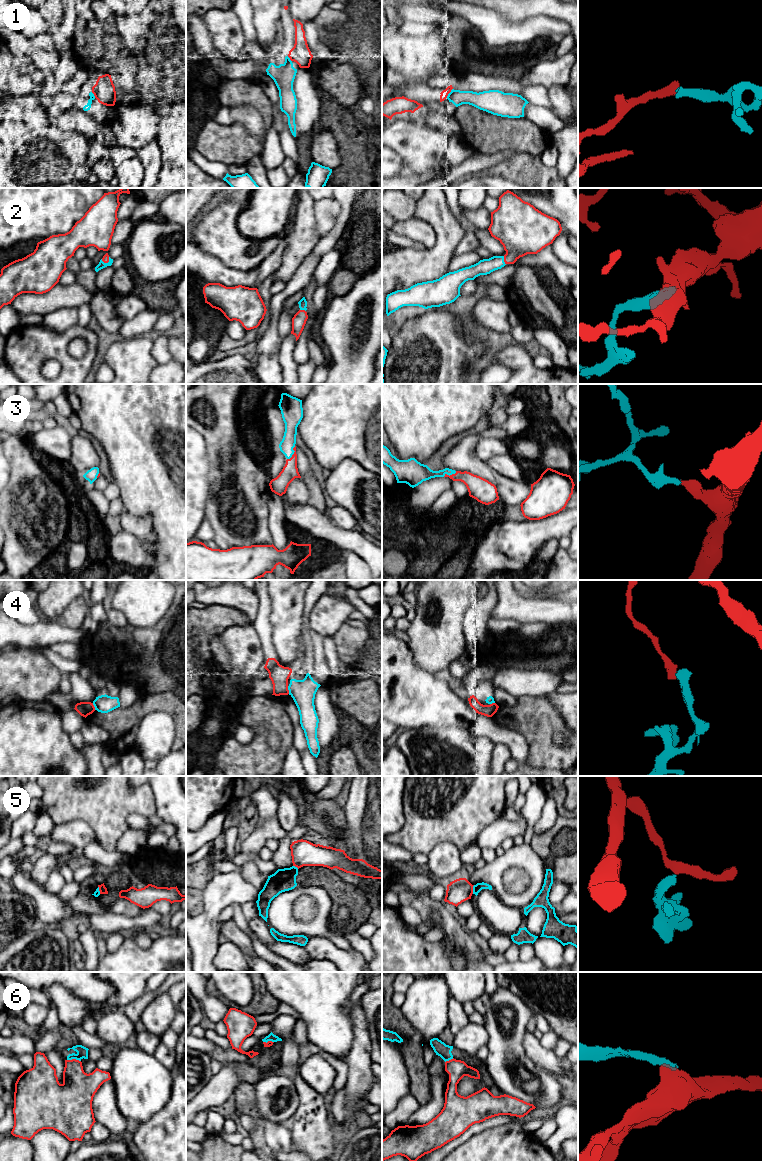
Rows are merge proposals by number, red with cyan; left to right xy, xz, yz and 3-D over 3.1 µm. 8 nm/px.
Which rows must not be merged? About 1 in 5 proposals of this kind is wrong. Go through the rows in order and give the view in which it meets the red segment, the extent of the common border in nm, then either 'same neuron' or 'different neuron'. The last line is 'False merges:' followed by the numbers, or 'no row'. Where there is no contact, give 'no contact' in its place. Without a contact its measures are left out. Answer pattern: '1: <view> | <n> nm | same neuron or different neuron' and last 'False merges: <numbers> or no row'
1: yz | 90 nm | same neuron
2: yz | 70 nm | same neuron
3: xz | 130 nm | same neuron
4: xz | 70 nm | different neuron
5: yz | 70 nm | different neuron
6: xy | 110 nm | different neuron
False merges: 4, 5, 6

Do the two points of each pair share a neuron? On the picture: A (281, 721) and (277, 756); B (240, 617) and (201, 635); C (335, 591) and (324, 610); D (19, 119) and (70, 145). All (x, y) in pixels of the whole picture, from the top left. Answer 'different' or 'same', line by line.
A: same
B: same
C: different
D: same

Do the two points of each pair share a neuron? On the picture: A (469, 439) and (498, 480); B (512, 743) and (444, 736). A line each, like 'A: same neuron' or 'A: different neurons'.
A: same neuron
B: different neurons

